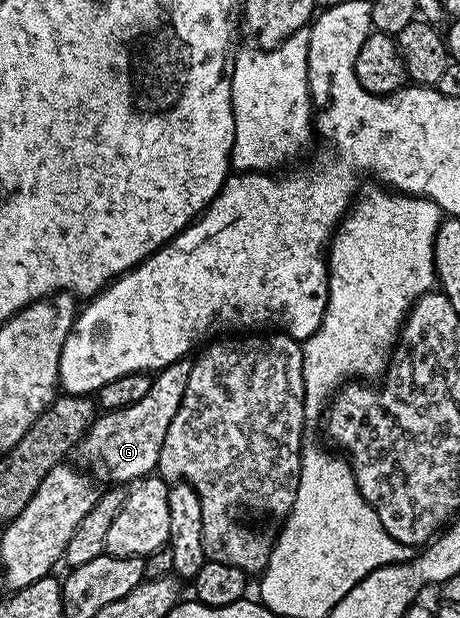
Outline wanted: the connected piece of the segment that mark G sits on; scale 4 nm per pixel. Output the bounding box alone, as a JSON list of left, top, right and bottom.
[74,357,192,484]

